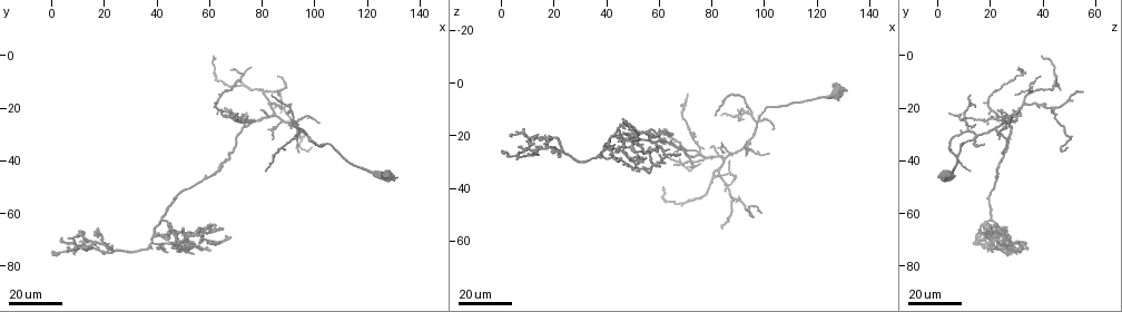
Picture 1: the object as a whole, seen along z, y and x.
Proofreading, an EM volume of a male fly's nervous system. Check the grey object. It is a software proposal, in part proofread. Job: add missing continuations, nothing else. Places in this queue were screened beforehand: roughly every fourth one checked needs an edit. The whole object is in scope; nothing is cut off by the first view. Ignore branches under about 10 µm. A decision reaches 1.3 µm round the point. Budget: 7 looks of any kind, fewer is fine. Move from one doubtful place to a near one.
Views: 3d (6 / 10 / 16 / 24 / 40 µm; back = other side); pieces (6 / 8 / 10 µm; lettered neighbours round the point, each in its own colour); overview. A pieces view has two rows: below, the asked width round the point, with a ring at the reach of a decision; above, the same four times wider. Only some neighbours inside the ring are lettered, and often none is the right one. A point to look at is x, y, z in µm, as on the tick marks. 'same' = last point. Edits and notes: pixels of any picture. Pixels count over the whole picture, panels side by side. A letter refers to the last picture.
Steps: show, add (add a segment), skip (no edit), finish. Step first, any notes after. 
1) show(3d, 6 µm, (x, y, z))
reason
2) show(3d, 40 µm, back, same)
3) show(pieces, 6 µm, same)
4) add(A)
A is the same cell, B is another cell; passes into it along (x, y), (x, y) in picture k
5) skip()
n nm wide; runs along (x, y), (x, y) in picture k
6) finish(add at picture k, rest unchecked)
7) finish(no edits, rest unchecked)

show(3d, 16 µm, (48, 75, 20))
an open end

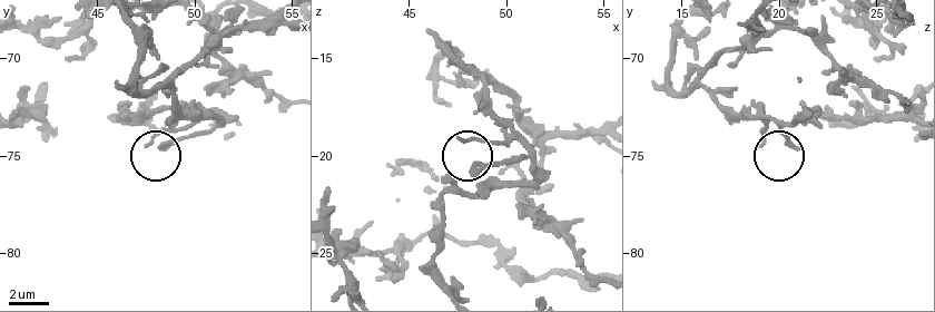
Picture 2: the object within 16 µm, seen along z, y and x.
show(pieces, 10 µm, (48.4, 74.5, 21.0))
see the neighbours

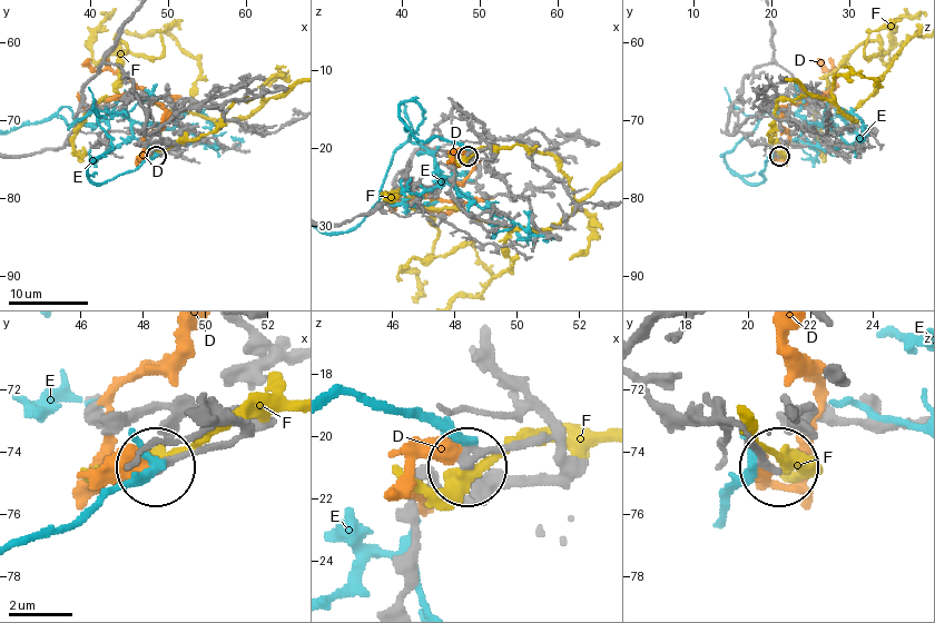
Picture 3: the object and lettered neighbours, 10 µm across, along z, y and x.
skip()
220 nm wide; D, E and F are other cells; runs along (431, 134), (451, 117), (469, 116), (488, 146), (468, 156) in picture 3; no lettered segment goes on from it

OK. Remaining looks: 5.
show(3d, 24 µm, (65, 20, 31))

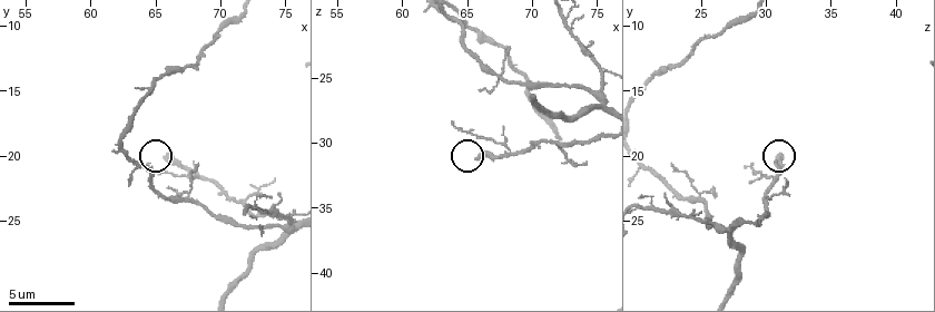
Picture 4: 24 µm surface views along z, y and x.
show(pieces, 10 µm, (65.8, 20.0, 31.2))

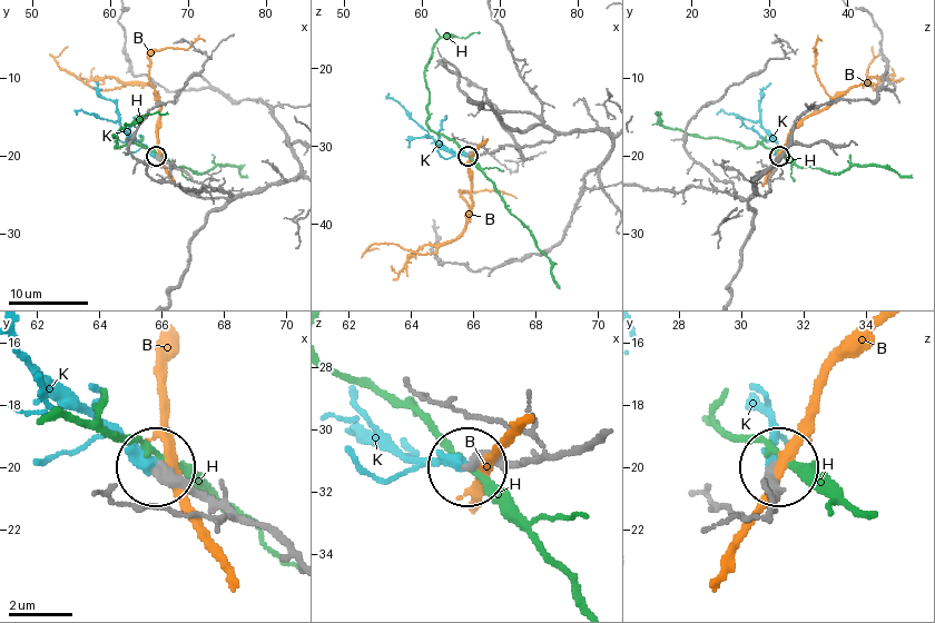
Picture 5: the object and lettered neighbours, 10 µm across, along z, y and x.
add(K)
320 nm wide; K is the same cell, B and H are other cells; passes into it along (240, 522), (139, 457), (19, 346) in picture 5; it goes on there

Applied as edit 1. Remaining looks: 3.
show(3d, 24 µm, (9, 73, 21))
tapers out

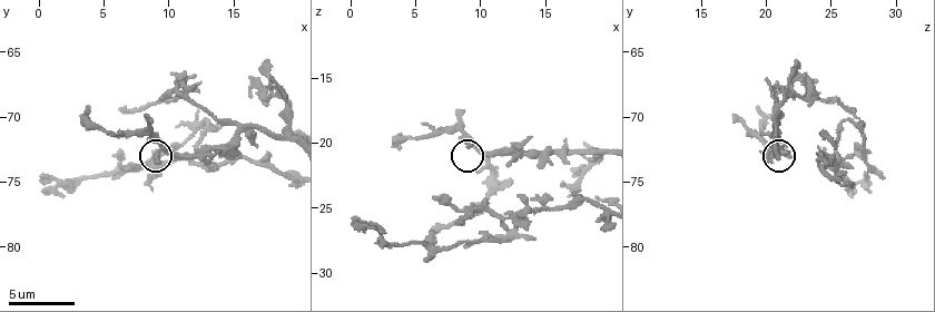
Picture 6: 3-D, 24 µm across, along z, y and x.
show(pieces, 6 µm, (9.0, 73.6, 20.2))

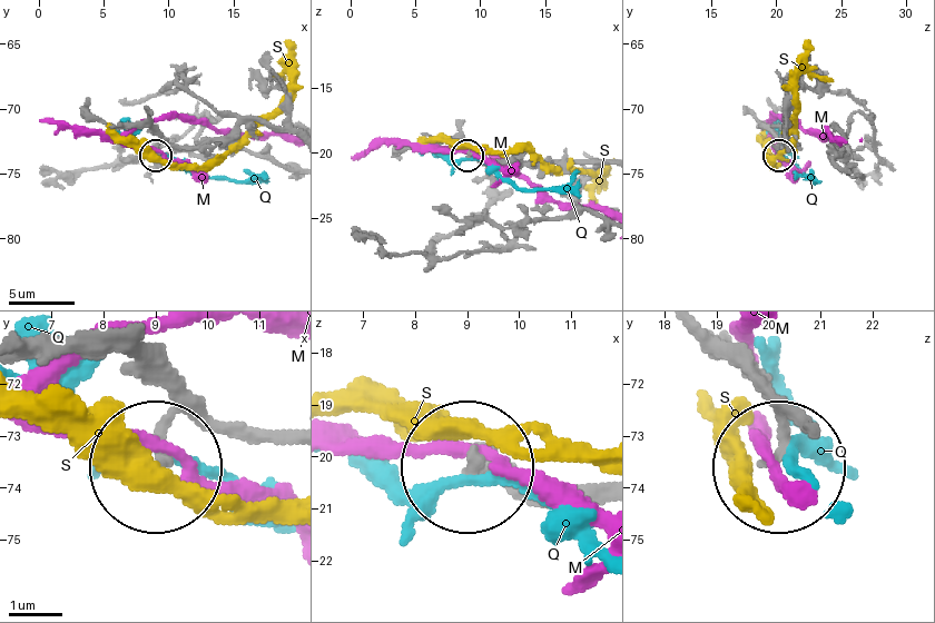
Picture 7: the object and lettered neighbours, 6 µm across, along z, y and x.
skip()
M, Q and S are other cells; runs along (291, 130), (248, 120), (156, 152) in picture 7; no lettered segment goes on from it

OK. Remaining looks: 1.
finish(add at picture 5, rest unchecked)

